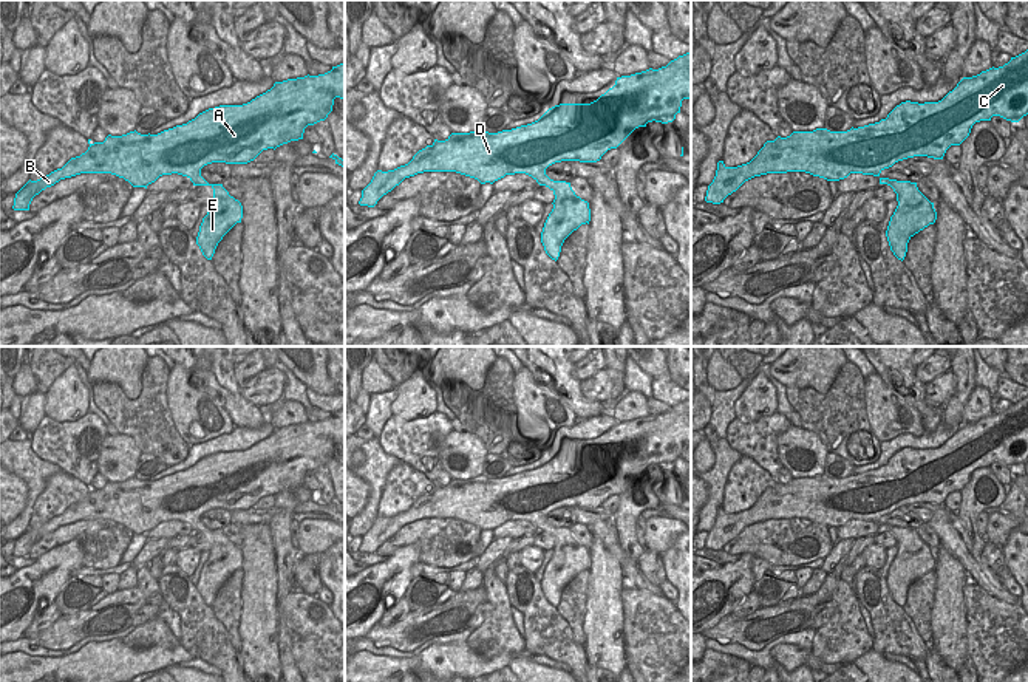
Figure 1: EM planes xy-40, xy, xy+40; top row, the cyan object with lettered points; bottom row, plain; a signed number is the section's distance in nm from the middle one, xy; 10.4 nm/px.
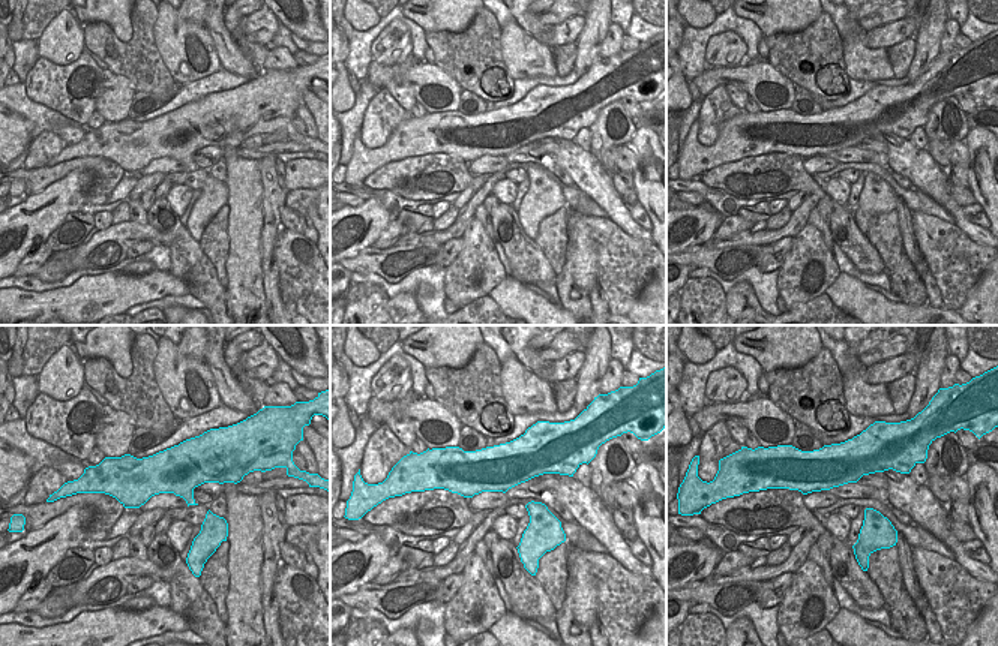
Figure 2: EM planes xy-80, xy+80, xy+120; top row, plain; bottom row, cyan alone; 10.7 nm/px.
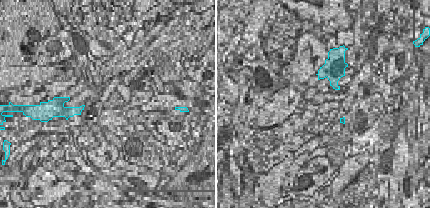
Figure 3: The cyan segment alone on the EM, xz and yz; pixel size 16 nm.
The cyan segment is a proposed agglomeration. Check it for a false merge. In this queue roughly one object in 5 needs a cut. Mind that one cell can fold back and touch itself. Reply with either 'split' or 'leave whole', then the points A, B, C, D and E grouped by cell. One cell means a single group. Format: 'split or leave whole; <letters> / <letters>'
leave whole; A B C D E

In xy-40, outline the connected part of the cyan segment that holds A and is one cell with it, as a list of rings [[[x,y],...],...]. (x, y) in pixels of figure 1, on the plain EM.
[[[345,410],[332,413],[318,422],[305,422],[275,428],[271,436],[243,452],[220,452],[199,459],[187,470],[176,472],[158,481],[141,481],[136,476],[122,483],[108,481],[104,489],[91,490],[80,503],[71,504],[62,515],[28,527],[14,544],[14,557],[29,557],[36,541],[60,526],[80,520],[111,520],[128,527],[133,534],[145,534],[162,521],[178,520],[187,523],[193,532],[210,532],[213,546],[203,564],[196,591],[203,602],[212,606],[218,589],[243,564],[243,552],[229,541],[223,530],[209,530],[201,515],[212,509],[247,510],[263,496],[277,495],[291,487],[303,486],[305,475],[325,467],[332,458],[334,445],[345,447]]]

